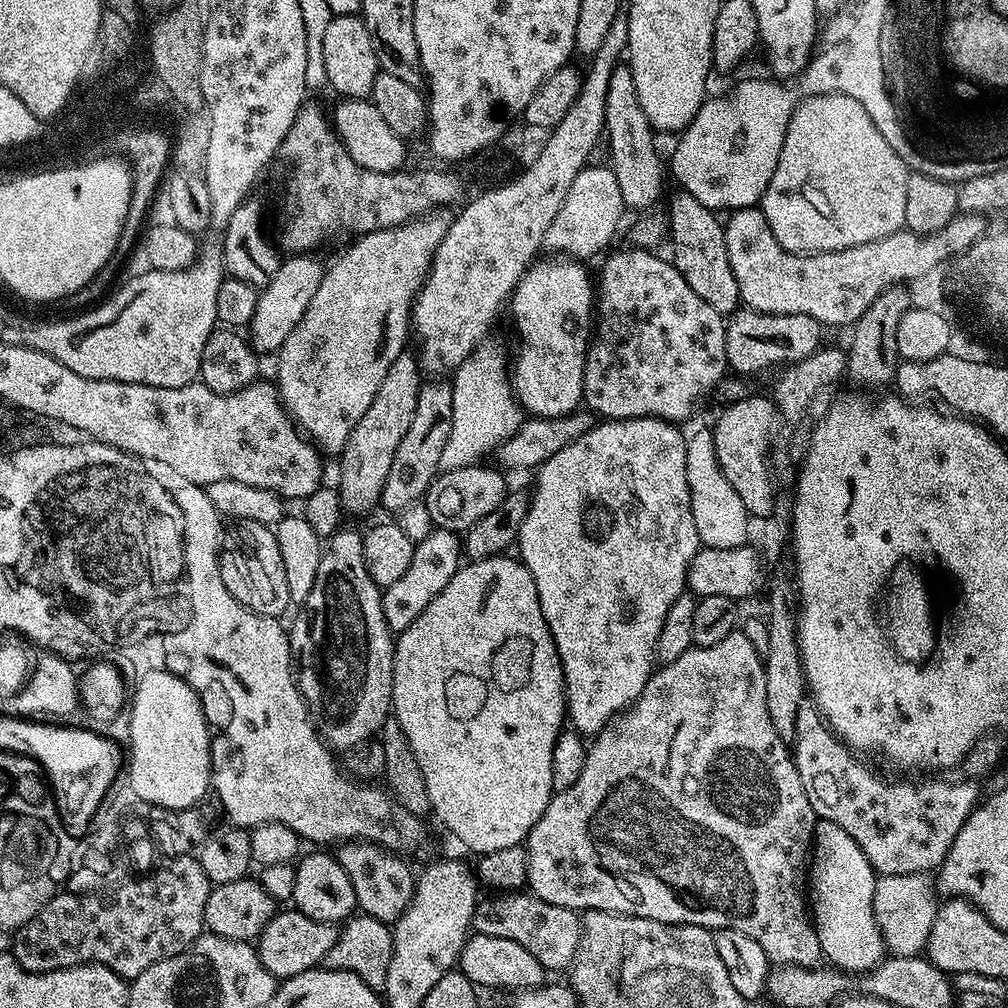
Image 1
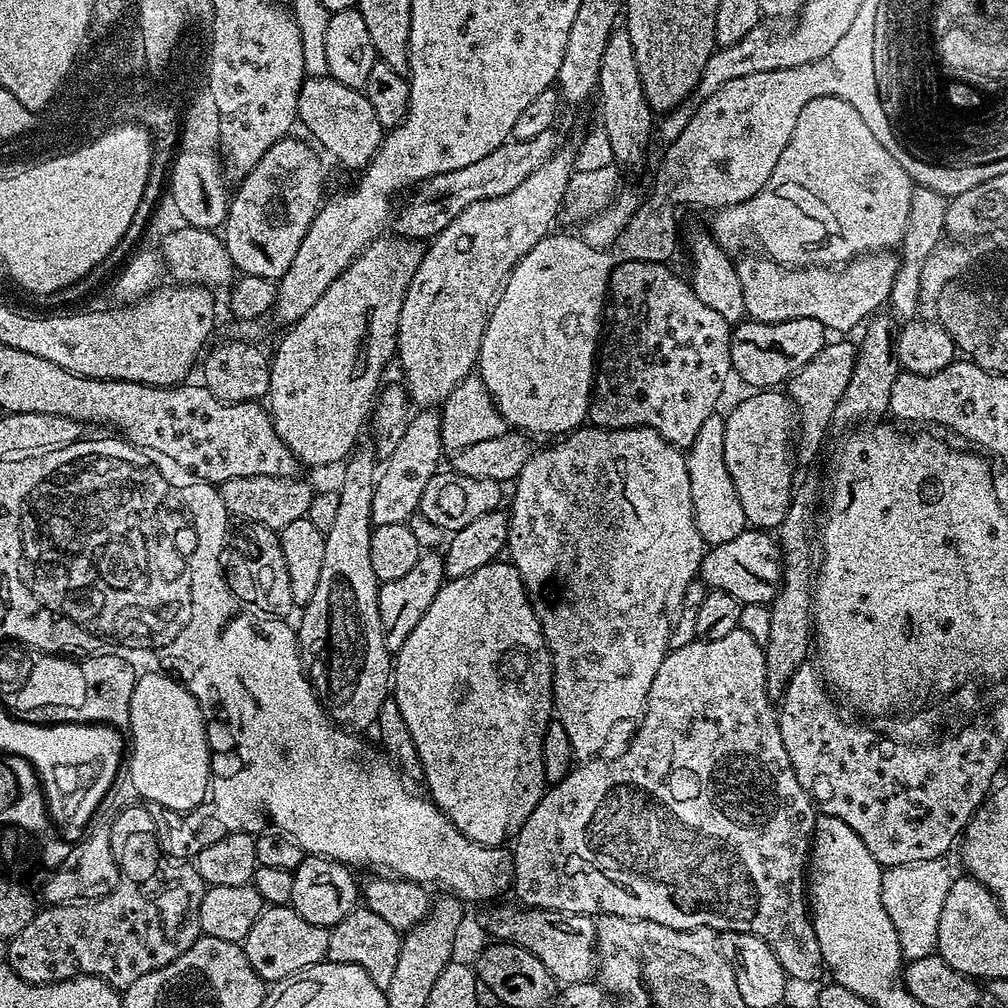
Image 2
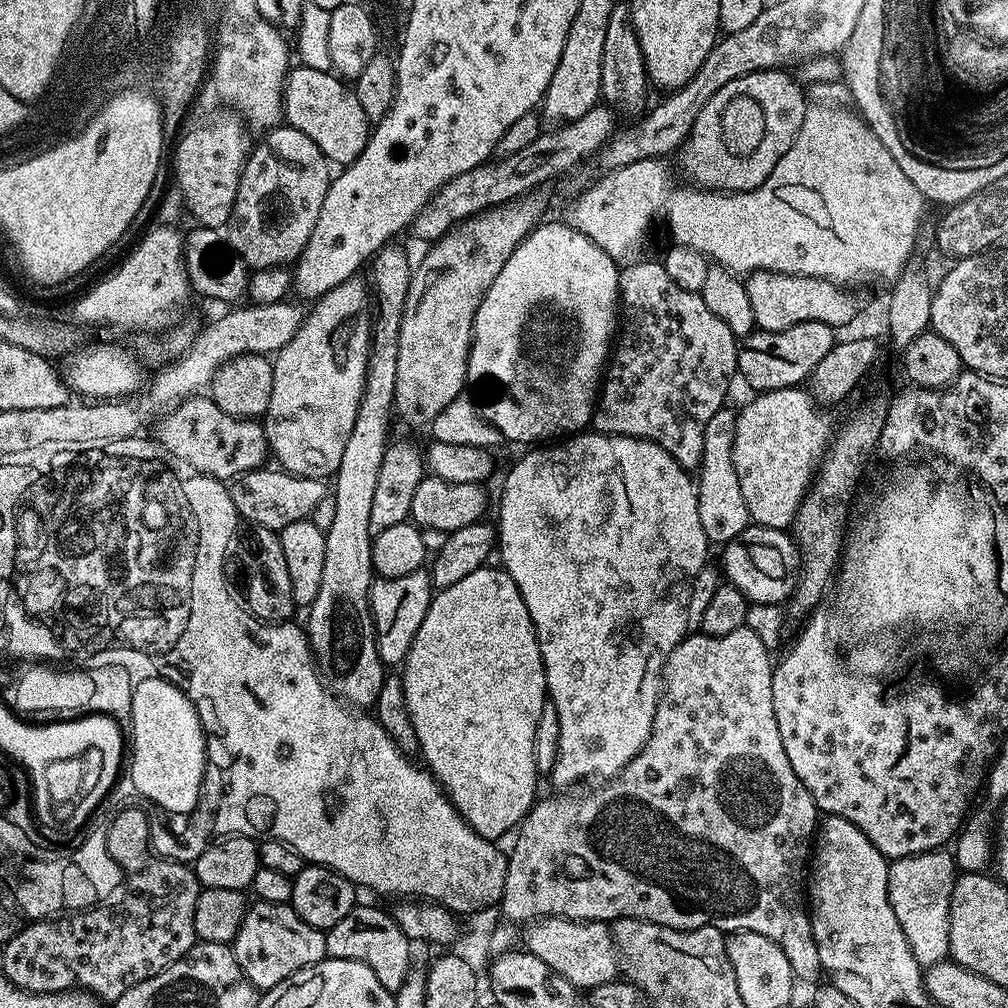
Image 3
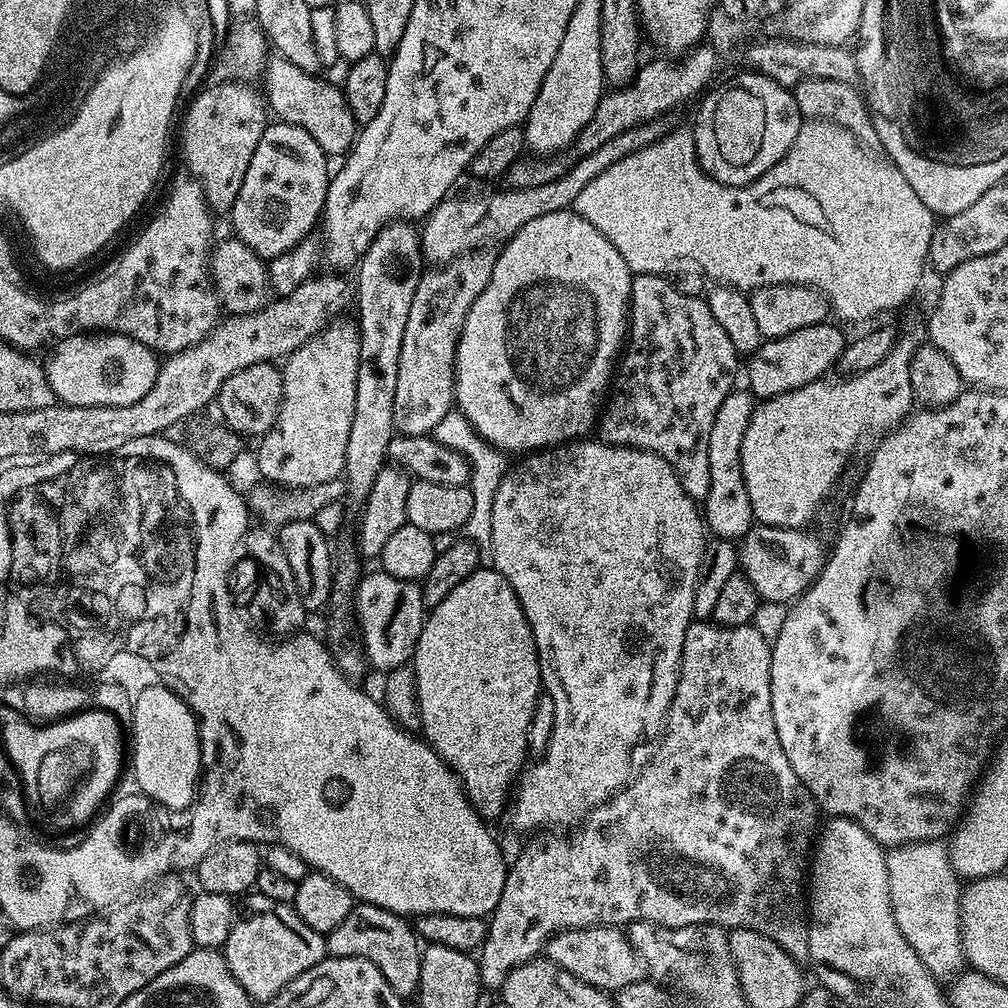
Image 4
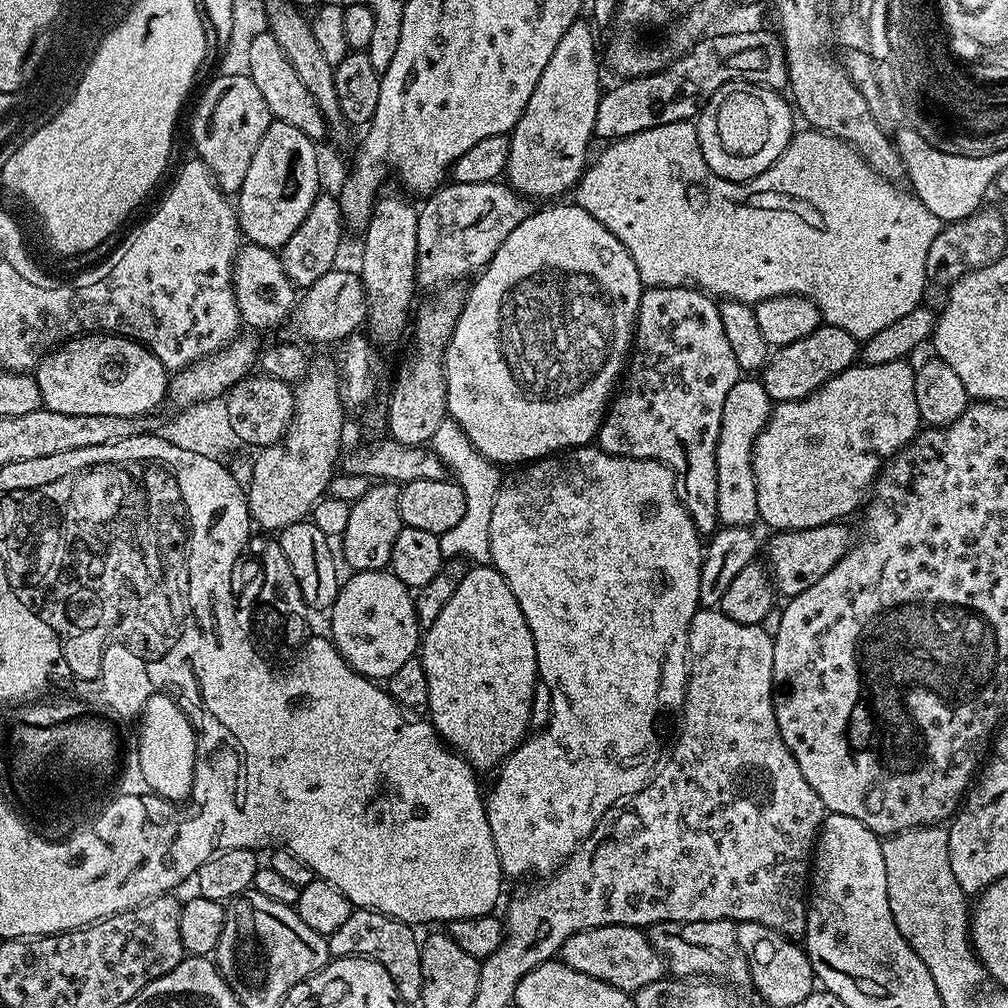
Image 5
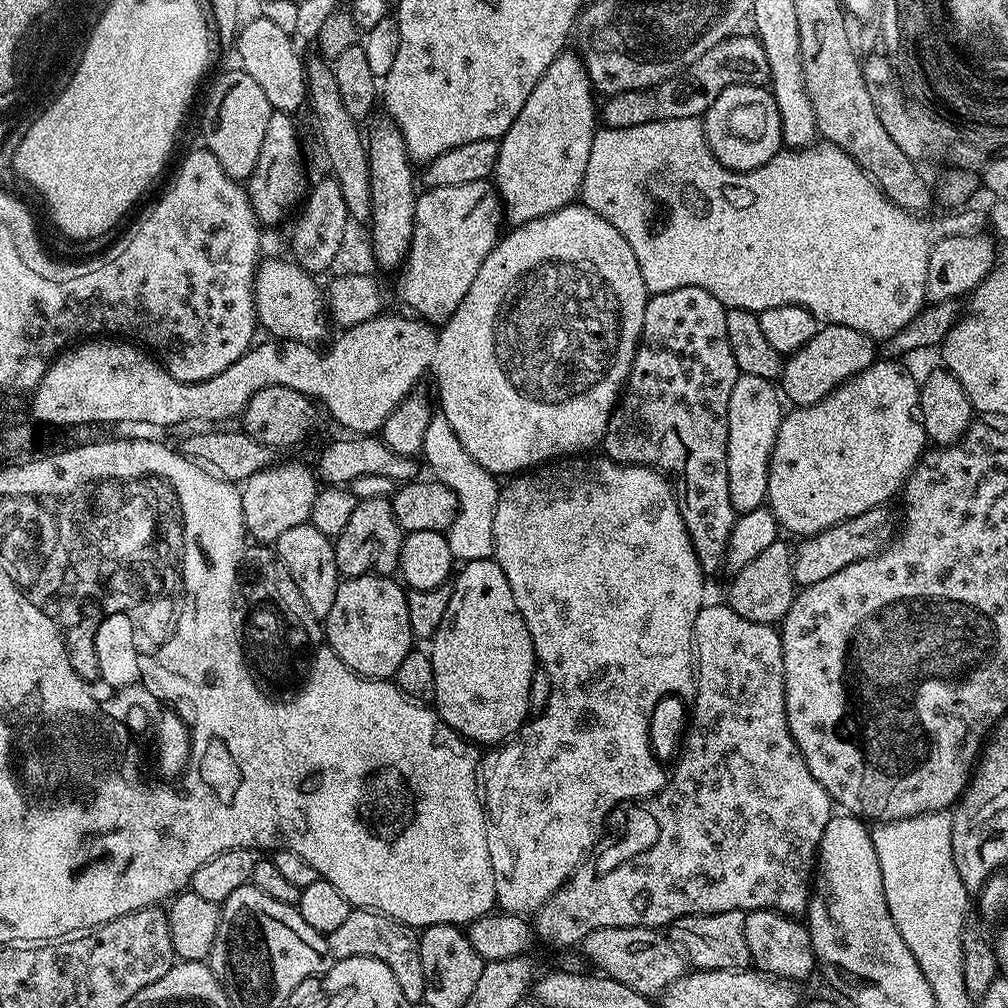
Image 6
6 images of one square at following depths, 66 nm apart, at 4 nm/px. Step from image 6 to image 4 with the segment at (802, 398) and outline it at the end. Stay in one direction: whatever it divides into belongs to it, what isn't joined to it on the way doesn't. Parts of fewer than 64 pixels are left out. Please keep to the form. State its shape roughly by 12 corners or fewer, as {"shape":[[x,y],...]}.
{"shape":[[832,322],[765,339],[747,387],[761,401],[827,377],[846,335]]}

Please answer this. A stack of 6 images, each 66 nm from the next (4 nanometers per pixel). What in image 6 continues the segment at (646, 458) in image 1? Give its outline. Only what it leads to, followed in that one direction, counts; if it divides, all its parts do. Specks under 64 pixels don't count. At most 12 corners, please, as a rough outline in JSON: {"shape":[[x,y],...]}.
{"shape":[[580,454],[494,510],[548,705],[482,772],[499,911],[535,914],[695,697],[674,485]]}

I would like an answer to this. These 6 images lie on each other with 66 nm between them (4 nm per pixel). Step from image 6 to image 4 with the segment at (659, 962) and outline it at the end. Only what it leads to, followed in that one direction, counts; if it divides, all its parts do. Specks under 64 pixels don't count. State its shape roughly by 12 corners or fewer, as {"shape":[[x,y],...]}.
{"shape":[[619,927],[565,928],[546,956],[609,994],[646,976]]}

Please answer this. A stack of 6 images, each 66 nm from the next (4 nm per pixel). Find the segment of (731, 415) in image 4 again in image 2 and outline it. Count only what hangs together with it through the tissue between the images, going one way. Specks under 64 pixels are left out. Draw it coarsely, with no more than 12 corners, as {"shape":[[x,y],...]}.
{"shape":[[724,416],[686,449],[694,522],[708,546],[746,531],[726,470]]}

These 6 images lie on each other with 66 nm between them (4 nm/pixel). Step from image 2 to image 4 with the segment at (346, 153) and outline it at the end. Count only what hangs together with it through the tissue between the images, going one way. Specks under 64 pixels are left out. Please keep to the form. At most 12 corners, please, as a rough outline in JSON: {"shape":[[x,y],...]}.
{"shape":[[289,60],[262,77],[277,121],[297,124],[329,157],[358,125],[343,91]]}

